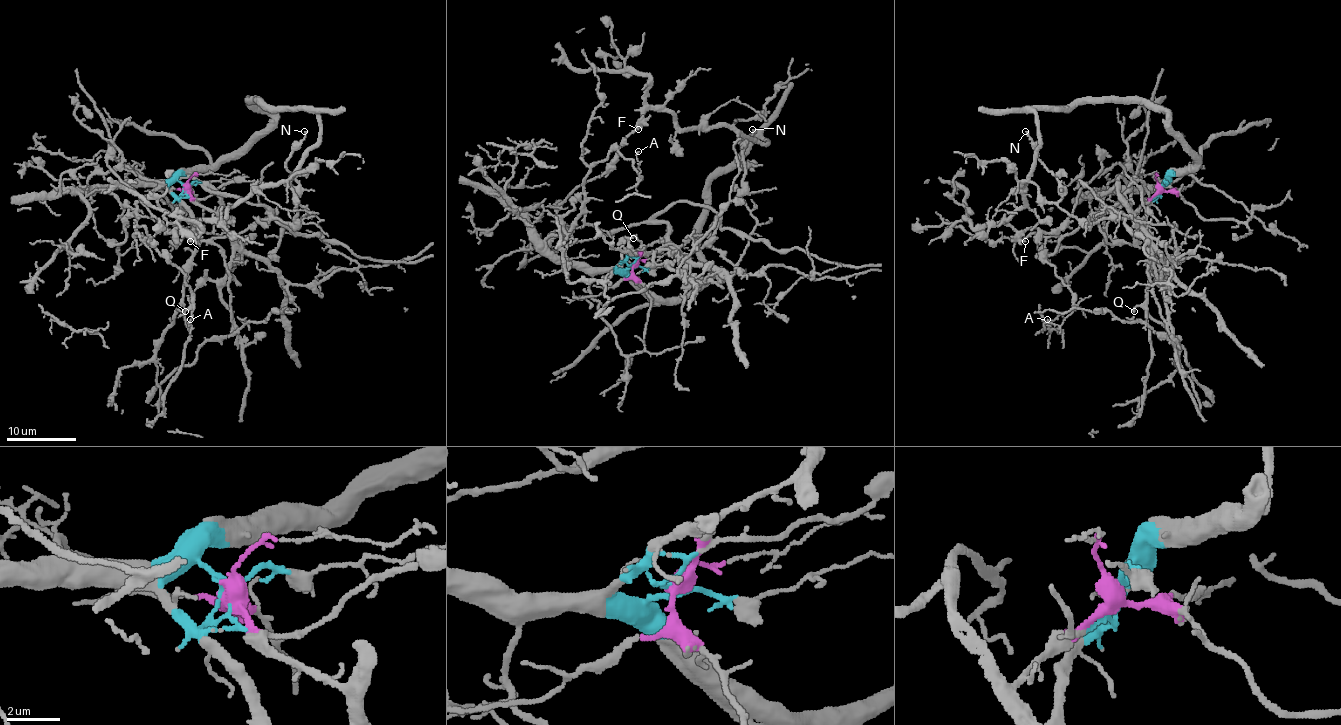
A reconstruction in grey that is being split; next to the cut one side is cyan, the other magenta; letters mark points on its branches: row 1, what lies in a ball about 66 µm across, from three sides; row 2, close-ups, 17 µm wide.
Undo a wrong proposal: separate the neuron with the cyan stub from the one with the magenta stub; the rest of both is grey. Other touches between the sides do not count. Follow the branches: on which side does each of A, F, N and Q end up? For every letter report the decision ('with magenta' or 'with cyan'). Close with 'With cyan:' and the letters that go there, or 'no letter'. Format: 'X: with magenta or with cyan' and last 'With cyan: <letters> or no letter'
A: with cyan
F: with cyan
N: with cyan
Q: with cyan
With cyan: A, F, N, Q

